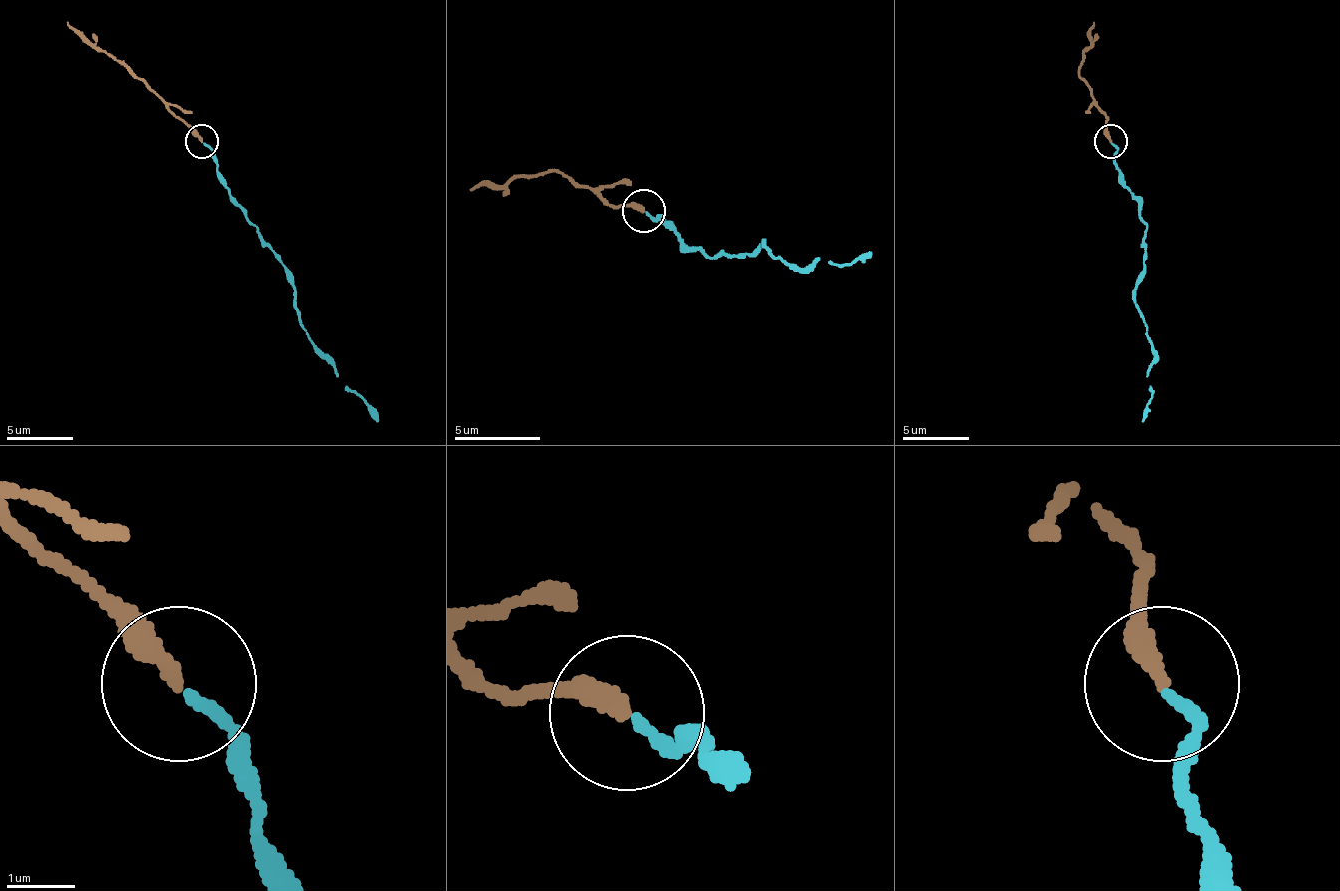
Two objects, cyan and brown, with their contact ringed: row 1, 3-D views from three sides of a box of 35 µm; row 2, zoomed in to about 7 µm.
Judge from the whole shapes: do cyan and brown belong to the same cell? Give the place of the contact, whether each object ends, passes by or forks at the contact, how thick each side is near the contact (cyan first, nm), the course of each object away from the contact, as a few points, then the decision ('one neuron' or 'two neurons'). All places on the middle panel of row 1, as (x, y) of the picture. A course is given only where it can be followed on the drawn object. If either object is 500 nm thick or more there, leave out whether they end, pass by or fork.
(644, 211) | cyan ends | brown ends | 160/280 nm | cyan via (647, 212), (711, 259), (750, 255), (762, 242), (784, 263), (852, 263), (869, 250) | brown via (643, 212), (604, 203), (553, 169), (472, 190) | one neuron

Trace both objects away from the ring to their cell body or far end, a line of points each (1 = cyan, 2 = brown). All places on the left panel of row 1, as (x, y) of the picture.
1: (204, 142), (221, 185), (254, 225), (294, 288), (294, 308), (310, 344), (364, 401), (377, 421)
2: (201, 142), (131, 75), (68, 22)

